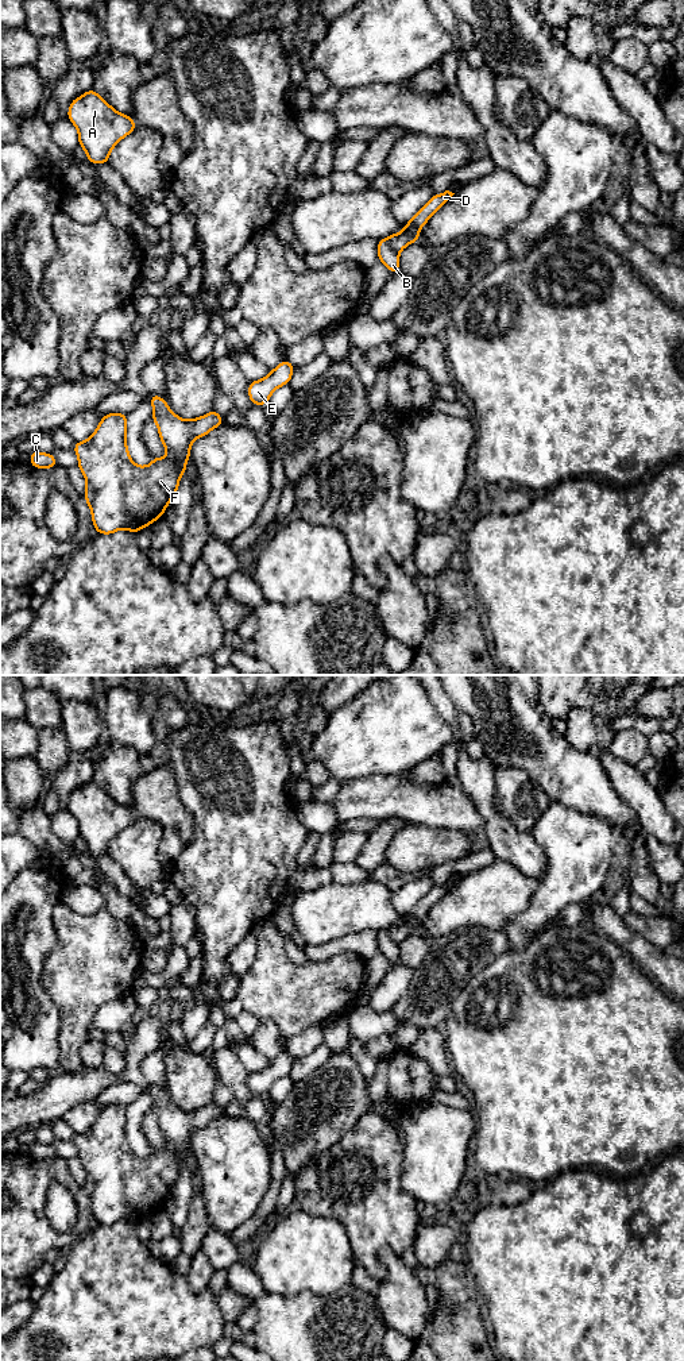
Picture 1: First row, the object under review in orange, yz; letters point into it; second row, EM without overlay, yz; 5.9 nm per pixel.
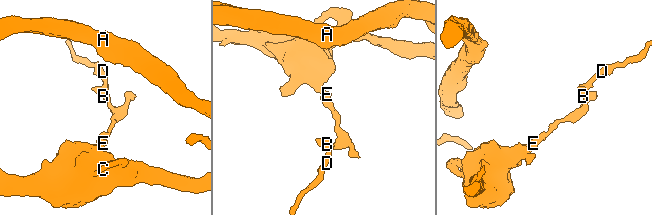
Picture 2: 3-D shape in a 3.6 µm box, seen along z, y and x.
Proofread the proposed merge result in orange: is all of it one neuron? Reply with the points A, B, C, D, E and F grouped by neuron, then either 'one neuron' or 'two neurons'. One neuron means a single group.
A B C E F / D; two neurons

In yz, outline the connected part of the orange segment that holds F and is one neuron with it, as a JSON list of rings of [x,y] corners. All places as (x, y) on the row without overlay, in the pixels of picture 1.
[[[150,1086],[150,1090],[152,1113],[156,1115],[161,1133],[167,1142],[166,1149],[152,1148],[148,1157],[138,1157],[132,1153],[125,1130],[127,1104],[103,1107],[89,1130],[74,1134],[73,1141],[78,1149],[77,1157],[86,1171],[84,1188],[92,1203],[96,1225],[112,1226],[119,1221],[136,1225],[156,1210],[163,1208],[167,1196],[179,1180],[179,1169],[186,1164],[192,1134],[224,1114],[216,1102],[193,1111],[183,1111],[167,1098],[165,1090],[156,1086]]]

